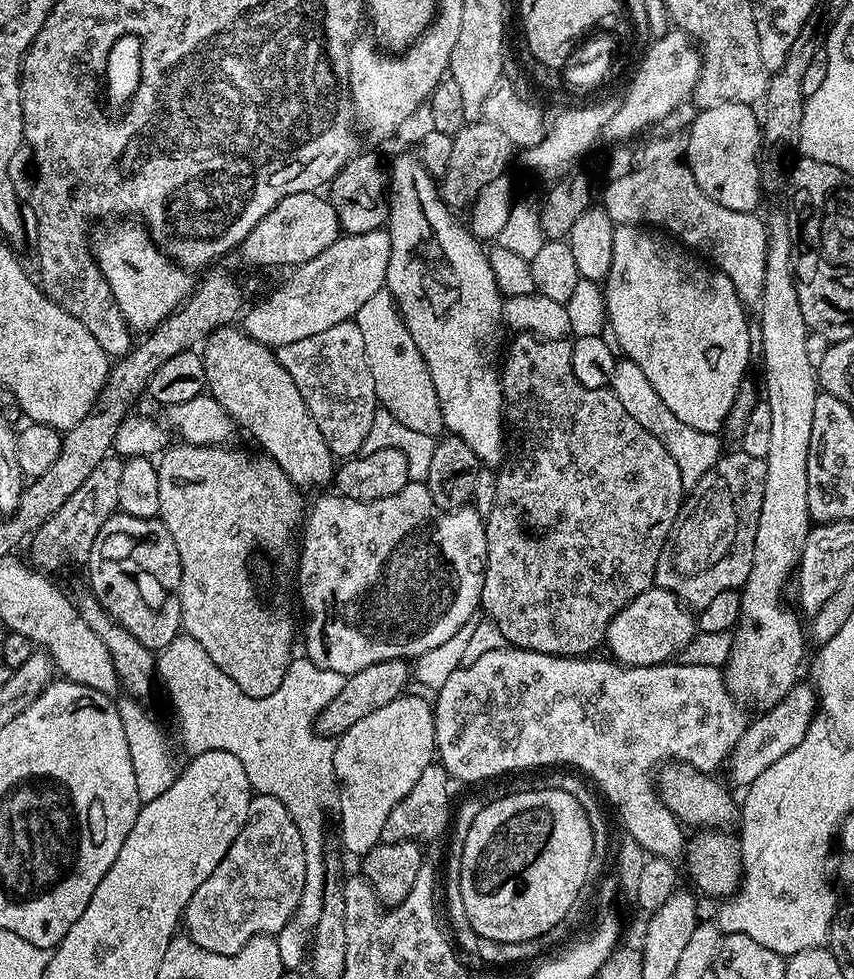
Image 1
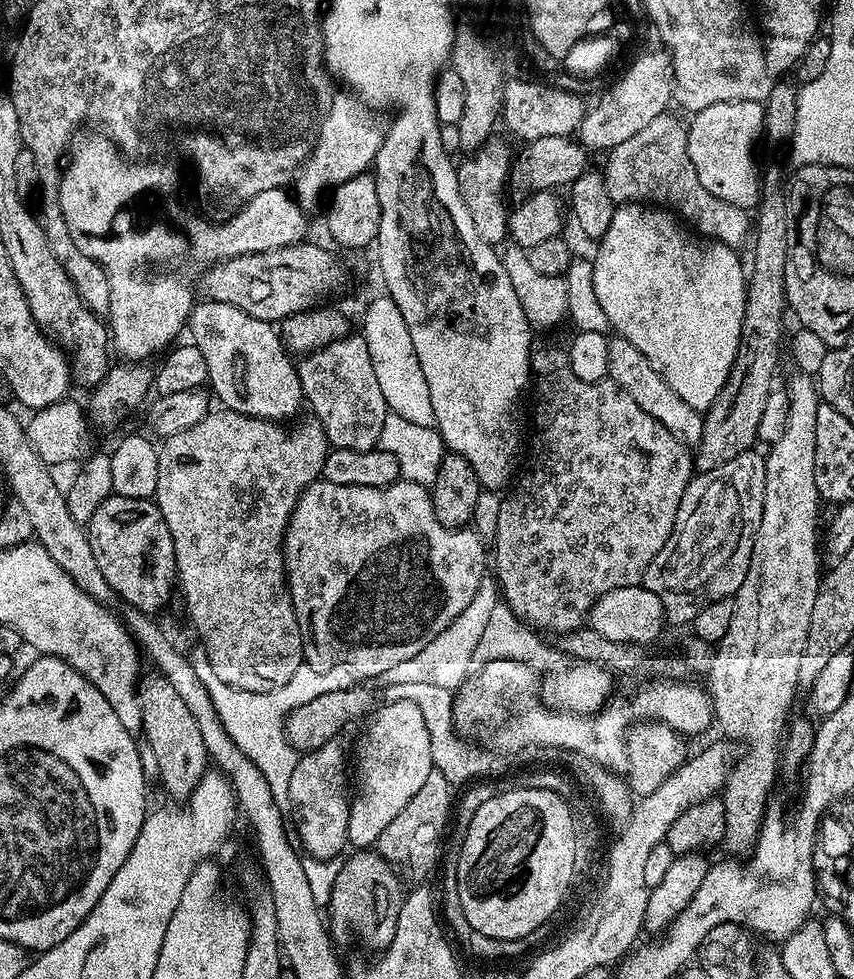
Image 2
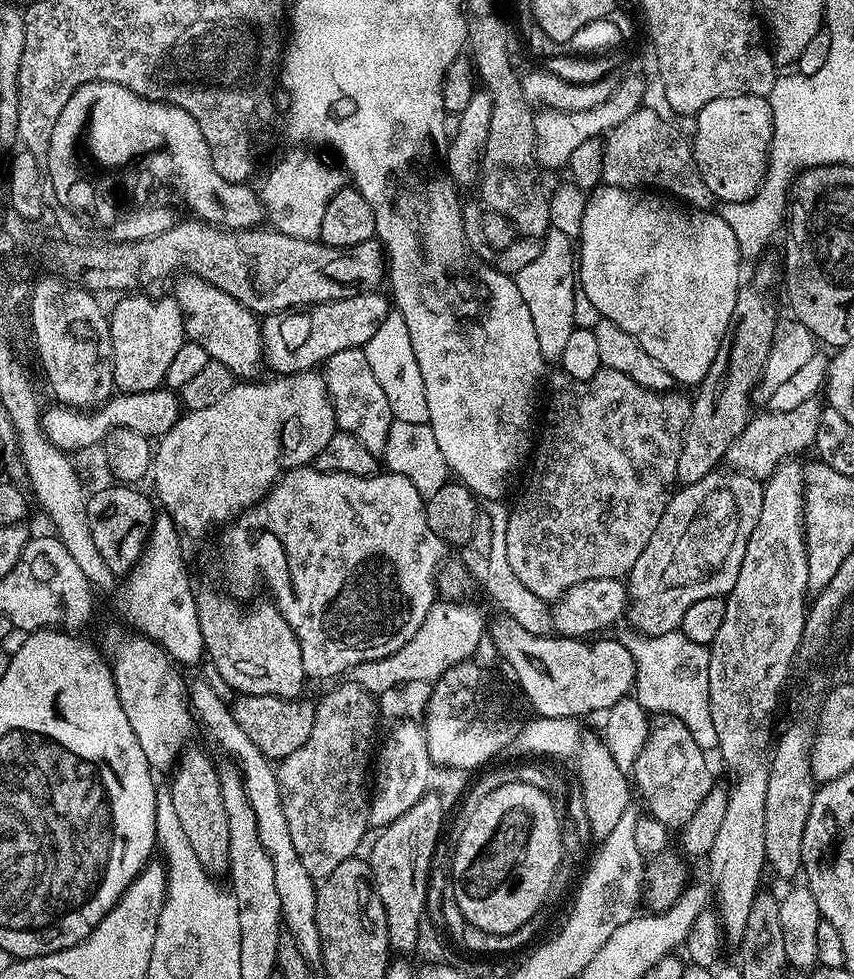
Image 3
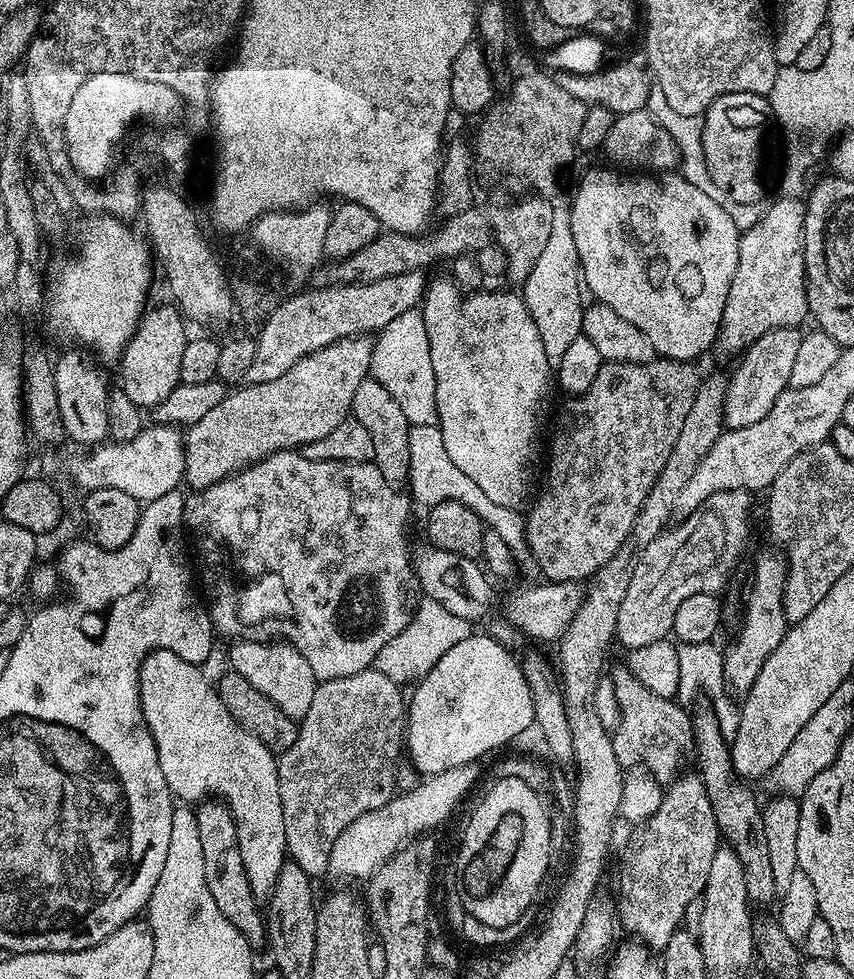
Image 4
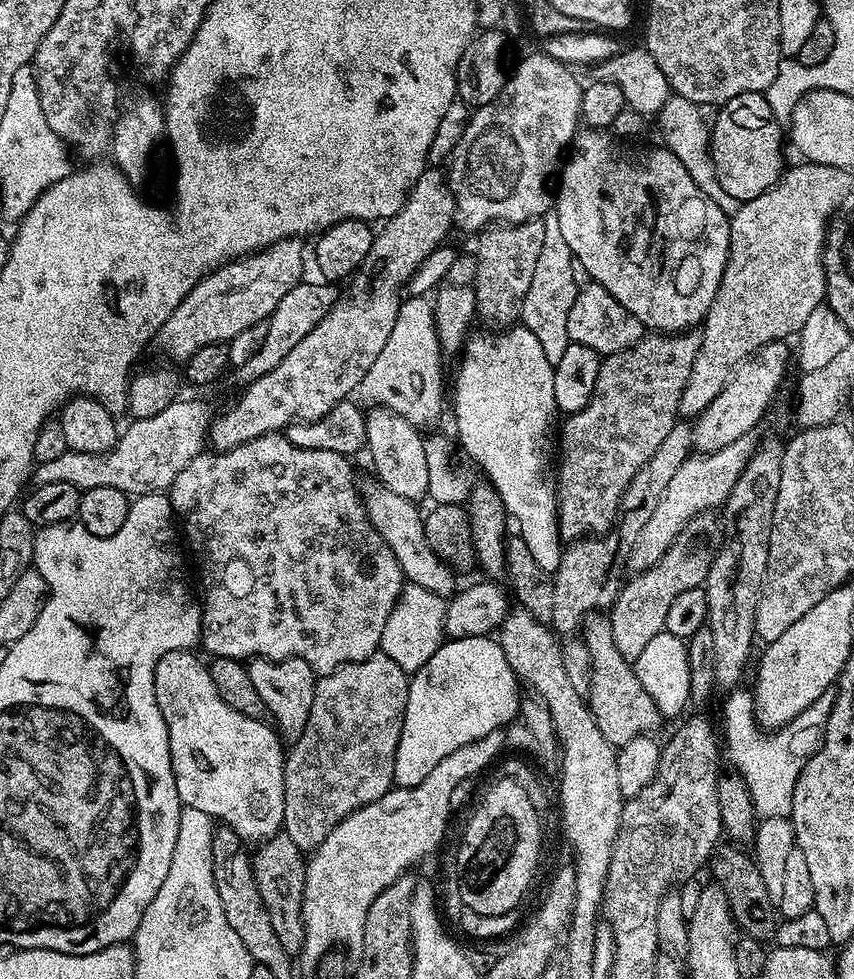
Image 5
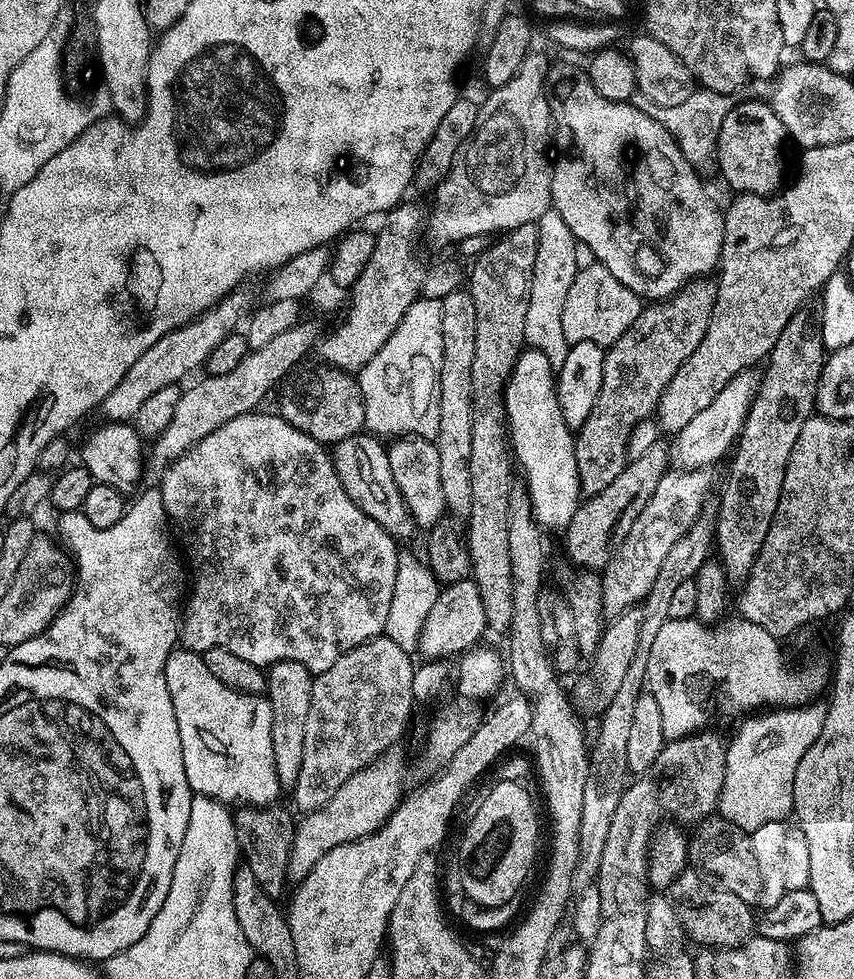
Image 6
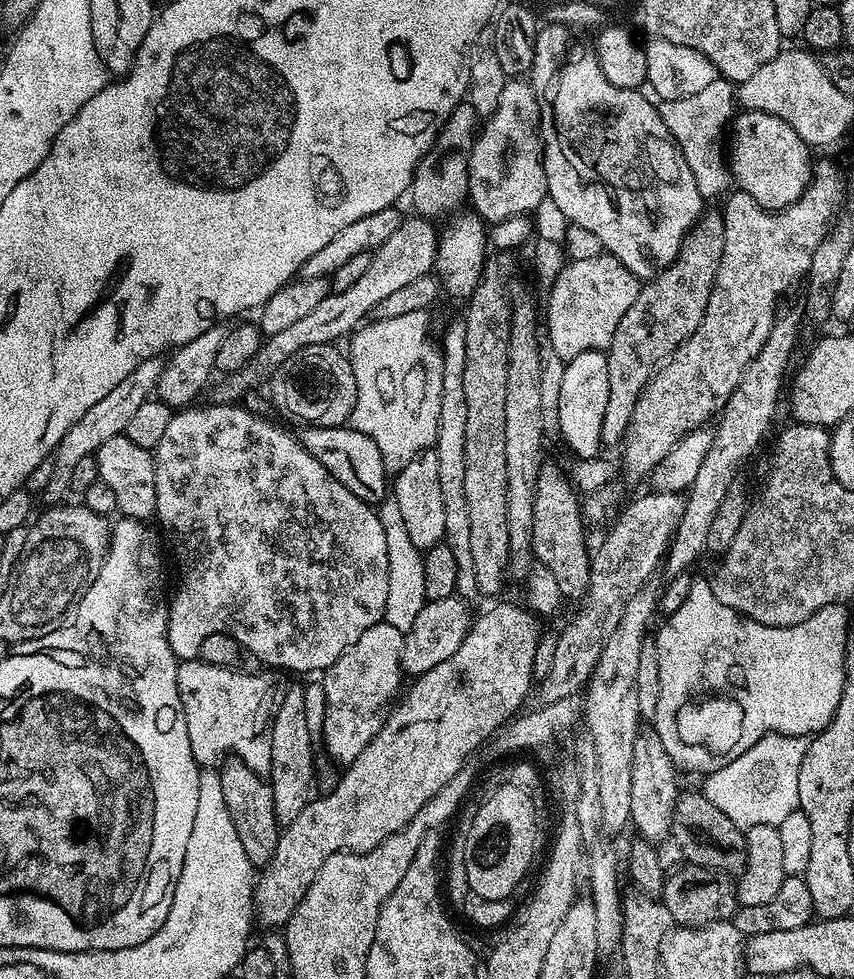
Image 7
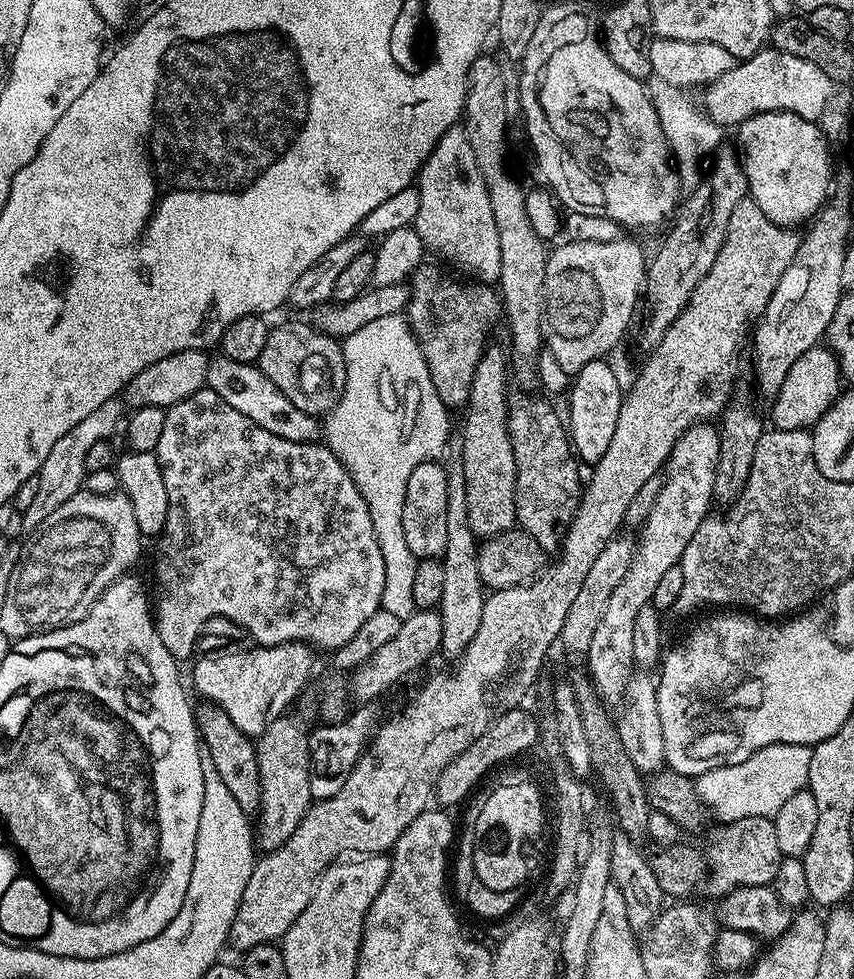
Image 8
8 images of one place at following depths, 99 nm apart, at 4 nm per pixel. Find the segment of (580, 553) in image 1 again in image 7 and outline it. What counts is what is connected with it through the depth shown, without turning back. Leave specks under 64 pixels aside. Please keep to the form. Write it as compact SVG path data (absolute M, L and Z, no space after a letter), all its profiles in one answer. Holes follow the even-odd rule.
M705 211L696 227L689 232L674 263L666 266L666 270L652 280L641 283L634 306L622 314L622 322L618 322L618 330L614 330L614 338L606 349L610 402L606 402L606 414L602 414L601 445L619 445L623 441L644 387L676 347L684 344L686 338L698 330L702 314L706 314L706 302L710 302L710 294L718 278L718 266L722 266L723 253L724 217L719 211Z

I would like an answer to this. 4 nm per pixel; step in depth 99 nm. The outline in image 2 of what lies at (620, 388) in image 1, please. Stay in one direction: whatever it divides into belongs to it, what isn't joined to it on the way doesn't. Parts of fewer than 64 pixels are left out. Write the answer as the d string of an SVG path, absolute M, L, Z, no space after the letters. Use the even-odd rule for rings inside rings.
M613 335L609 339L608 349L610 350L610 362L607 379L622 390L626 390L626 394L630 394L630 398L634 398L634 402L638 402L638 406L642 406L642 410L650 414L650 418L662 422L662 426L666 426L670 434L674 434L689 446L699 444L704 425L703 415L697 409L686 406L686 402L682 402L682 398L678 398L674 390L670 390L662 374L658 374L658 370L654 370L654 366L646 362L646 354L642 354L638 346L633 346L630 342L626 342L626 338L618 335Z

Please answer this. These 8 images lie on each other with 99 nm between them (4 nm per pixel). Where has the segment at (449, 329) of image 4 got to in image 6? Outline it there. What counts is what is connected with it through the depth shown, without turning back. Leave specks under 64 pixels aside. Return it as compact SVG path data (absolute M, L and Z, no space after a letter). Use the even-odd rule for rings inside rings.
M525 347L516 359L510 378L504 386L504 415L510 452L524 471L523 487L541 529L568 527L576 508L582 503L576 442L573 429L562 418L562 406L556 397L556 379L546 356L538 350Z

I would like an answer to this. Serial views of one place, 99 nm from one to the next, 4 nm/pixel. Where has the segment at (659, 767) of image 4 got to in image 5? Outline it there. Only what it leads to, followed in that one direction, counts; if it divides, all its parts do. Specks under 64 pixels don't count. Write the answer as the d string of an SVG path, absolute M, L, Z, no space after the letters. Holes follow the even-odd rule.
M603 611L592 612L584 618L582 641L589 651L589 666L592 670L592 688L586 697L586 703L592 710L592 717L602 730L602 738L619 750L634 738L655 733L655 728L662 723L662 717L654 698L646 694L646 686L638 682L633 661L627 660L614 643L614 630L608 616Z

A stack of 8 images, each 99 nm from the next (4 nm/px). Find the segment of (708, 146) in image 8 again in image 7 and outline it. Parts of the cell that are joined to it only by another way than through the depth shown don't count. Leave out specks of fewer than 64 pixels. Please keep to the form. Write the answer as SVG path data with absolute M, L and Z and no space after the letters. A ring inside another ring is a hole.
M721 76L710 82L701 93L692 94L687 98L661 100L652 88L643 89L645 98L657 103L659 116L682 150L691 172L697 175L695 181L698 183L699 192L706 200L722 193L732 182L731 169L727 162L726 131L736 110L735 89L731 81ZM704 173L714 173L714 176L703 176Z

